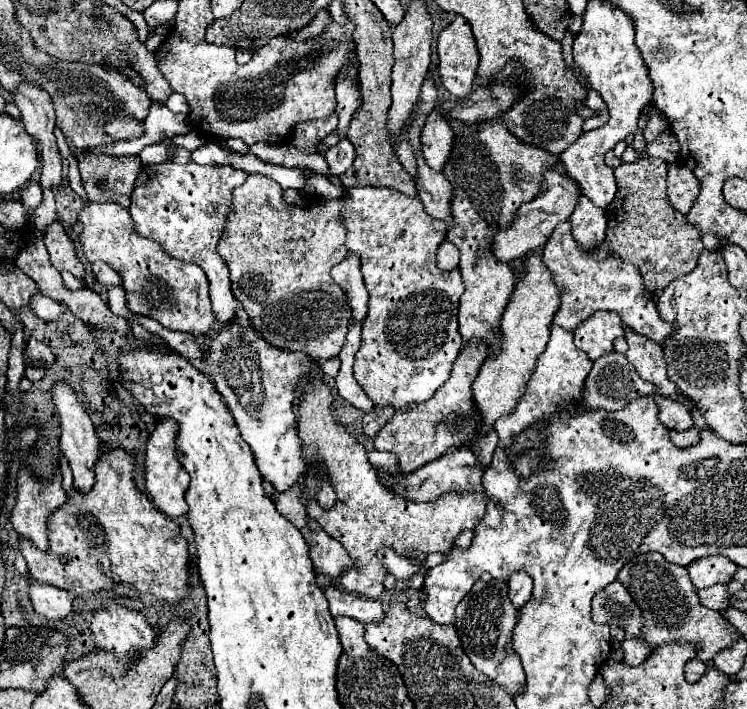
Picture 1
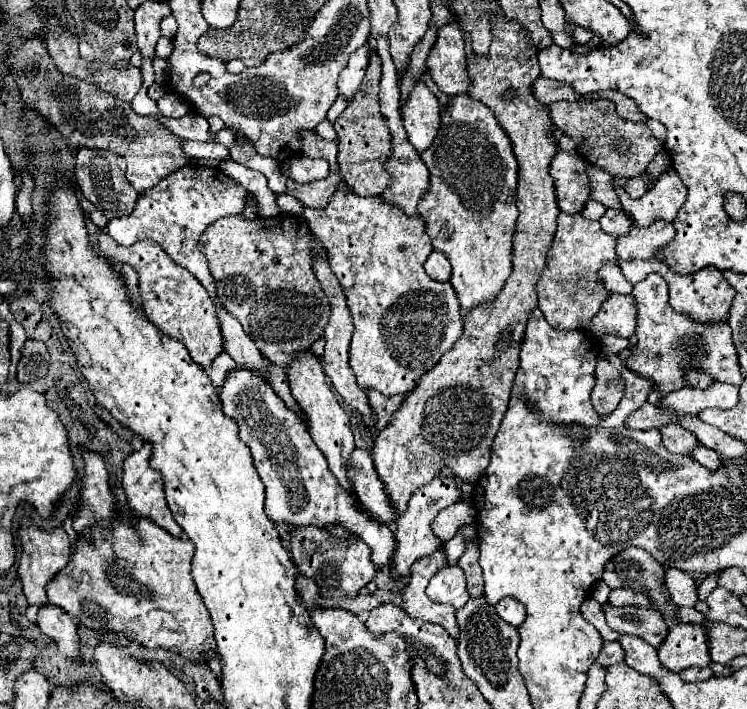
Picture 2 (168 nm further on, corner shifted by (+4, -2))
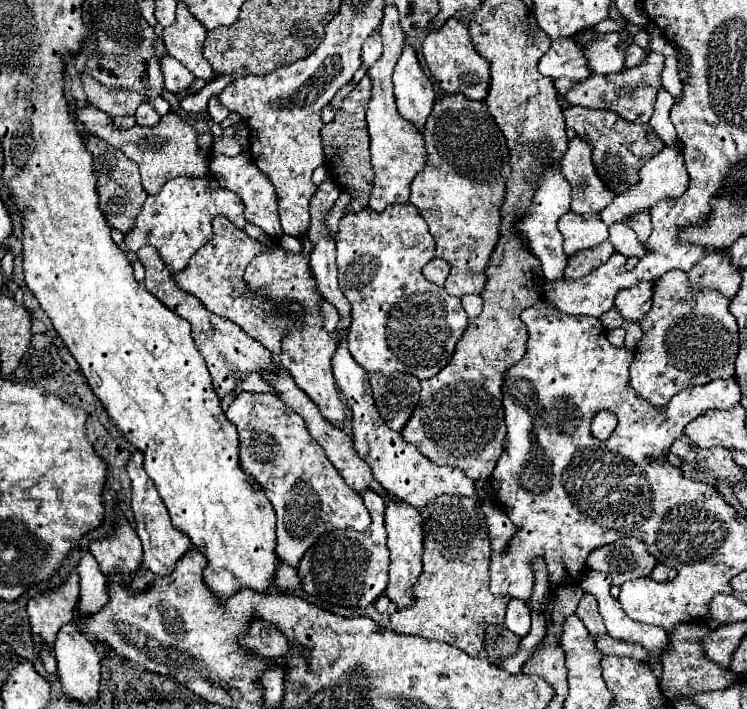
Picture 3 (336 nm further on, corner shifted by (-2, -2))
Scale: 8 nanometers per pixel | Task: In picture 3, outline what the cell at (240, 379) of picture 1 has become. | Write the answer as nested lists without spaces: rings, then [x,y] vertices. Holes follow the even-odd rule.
[[[239,392],[225,416],[235,424],[239,434],[239,464],[243,472],[263,486],[263,492],[277,514],[275,554],[283,564],[297,568],[303,554],[327,530],[369,528],[371,518],[361,496],[345,484],[327,460],[323,448],[315,444],[305,428],[305,420],[287,408],[279,396]]]

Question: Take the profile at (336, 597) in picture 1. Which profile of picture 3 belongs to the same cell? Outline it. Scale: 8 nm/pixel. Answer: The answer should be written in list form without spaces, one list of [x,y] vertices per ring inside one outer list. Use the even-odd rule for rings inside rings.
[[[279,564],[277,572],[275,572],[275,584],[281,588],[281,590],[295,590],[295,588],[301,588],[301,580],[297,576],[297,570],[287,566],[287,564]]]

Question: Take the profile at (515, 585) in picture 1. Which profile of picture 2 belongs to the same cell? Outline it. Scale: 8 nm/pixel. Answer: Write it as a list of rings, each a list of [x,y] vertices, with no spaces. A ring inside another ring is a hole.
[[[513,596],[499,600],[495,608],[497,608],[497,614],[513,626],[519,626],[525,620],[525,606],[519,600],[513,600]]]

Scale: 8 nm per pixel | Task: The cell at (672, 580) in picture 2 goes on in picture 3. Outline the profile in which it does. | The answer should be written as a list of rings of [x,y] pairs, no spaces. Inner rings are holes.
[[[655,564],[655,568],[651,570],[651,580],[655,582],[667,582],[667,580],[673,580],[677,576],[677,572],[665,564]]]

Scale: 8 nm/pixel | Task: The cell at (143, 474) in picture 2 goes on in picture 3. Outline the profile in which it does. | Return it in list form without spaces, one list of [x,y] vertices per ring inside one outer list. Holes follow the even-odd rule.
[[[137,450],[133,452],[129,464],[127,464],[127,474],[131,478],[131,486],[133,486],[133,500],[131,500],[131,508],[135,514],[135,524],[137,524],[137,536],[143,542],[143,566],[147,570],[151,570],[155,576],[169,576],[175,570],[177,560],[191,548],[189,538],[175,530],[171,520],[169,520],[169,512],[157,492],[157,488],[153,486],[153,480],[147,476],[145,468],[143,468],[143,452]]]

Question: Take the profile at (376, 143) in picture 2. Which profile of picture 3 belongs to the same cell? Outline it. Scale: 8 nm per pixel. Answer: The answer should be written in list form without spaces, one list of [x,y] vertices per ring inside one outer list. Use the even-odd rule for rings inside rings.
[[[365,76],[355,90],[343,100],[339,112],[329,124],[323,124],[321,128],[321,142],[325,152],[325,166],[329,170],[331,180],[339,184],[345,192],[351,196],[351,204],[347,206],[347,212],[361,212],[369,202],[369,192],[373,184],[373,168],[369,160],[369,136],[367,136],[367,124],[365,124],[365,110],[371,100],[371,80]]]

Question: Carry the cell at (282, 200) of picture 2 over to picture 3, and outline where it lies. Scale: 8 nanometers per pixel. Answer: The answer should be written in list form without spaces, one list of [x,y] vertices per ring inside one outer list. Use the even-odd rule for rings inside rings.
[[[239,154],[239,156],[213,156],[211,160],[211,174],[219,180],[219,184],[223,184],[223,188],[239,194],[243,198],[245,204],[245,220],[249,224],[259,226],[261,230],[265,230],[269,236],[277,238],[281,236],[281,224],[279,224],[279,216],[277,216],[277,198],[275,198],[275,188],[273,184],[267,180],[267,176],[263,176],[263,172],[259,172],[259,168],[255,166],[253,158],[249,154]]]

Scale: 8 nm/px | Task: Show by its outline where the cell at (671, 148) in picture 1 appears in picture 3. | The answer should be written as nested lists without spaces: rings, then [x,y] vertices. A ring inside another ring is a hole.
[[[647,50],[645,60],[639,66],[625,68],[617,74],[603,74],[603,76],[593,76],[577,84],[571,92],[567,92],[565,100],[567,104],[573,106],[585,106],[585,108],[595,108],[595,110],[611,110],[619,118],[635,124],[647,124],[649,118],[653,116],[655,110],[655,100],[657,92],[661,90],[661,72],[665,68],[665,56]]]

